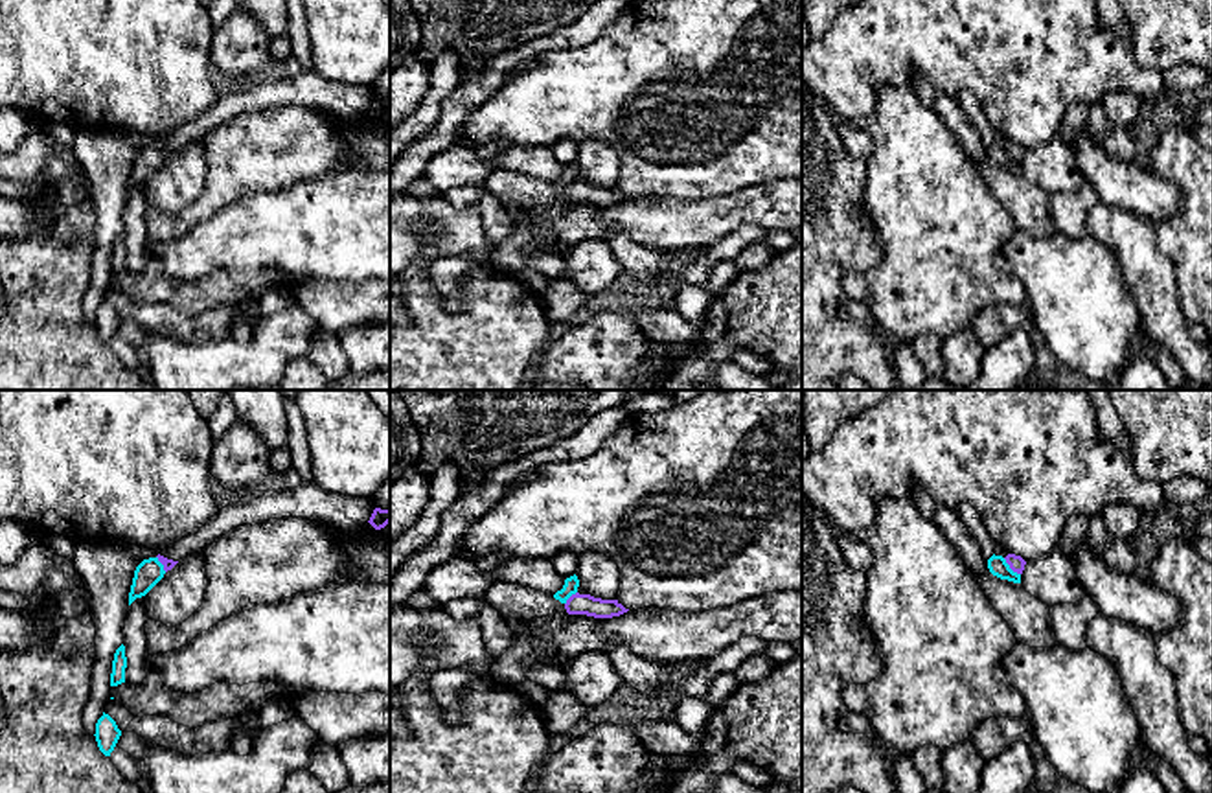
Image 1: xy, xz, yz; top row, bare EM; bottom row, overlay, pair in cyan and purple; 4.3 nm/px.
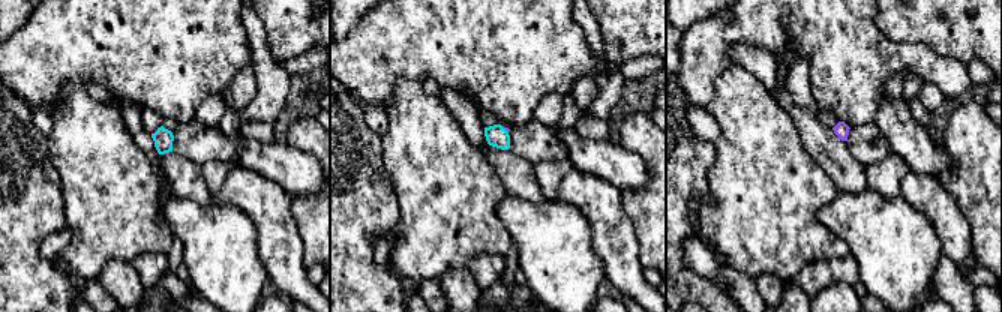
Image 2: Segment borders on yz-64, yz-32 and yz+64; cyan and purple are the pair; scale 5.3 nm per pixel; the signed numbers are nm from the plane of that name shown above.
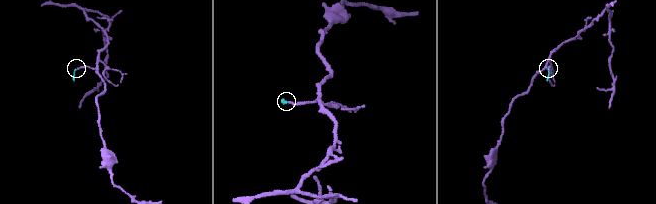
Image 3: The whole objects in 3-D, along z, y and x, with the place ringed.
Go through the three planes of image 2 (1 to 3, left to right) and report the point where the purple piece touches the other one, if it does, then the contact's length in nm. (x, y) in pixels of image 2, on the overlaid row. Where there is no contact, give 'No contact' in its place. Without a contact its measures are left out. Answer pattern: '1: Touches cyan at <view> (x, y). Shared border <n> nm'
1: No contact
2: Touches cyan at yz-32 (504, 129). Shared border 50 nm
3: No contact

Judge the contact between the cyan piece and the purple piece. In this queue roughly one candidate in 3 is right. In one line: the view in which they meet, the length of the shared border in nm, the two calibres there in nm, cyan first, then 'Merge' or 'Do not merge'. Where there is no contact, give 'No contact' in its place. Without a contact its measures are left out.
Touches cyan in yz. Shared border 110 nm. Thickness 90 nm (cyan) against 70 nm. Merge

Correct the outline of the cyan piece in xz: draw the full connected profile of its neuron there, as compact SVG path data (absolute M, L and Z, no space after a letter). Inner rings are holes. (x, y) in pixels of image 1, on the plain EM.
M574 162L566 166L563 177L554 182L554 186L565 193L568 202L612 206L629 199L618 188L601 188L590 182L579 182L577 175L579 175L579 167Z

